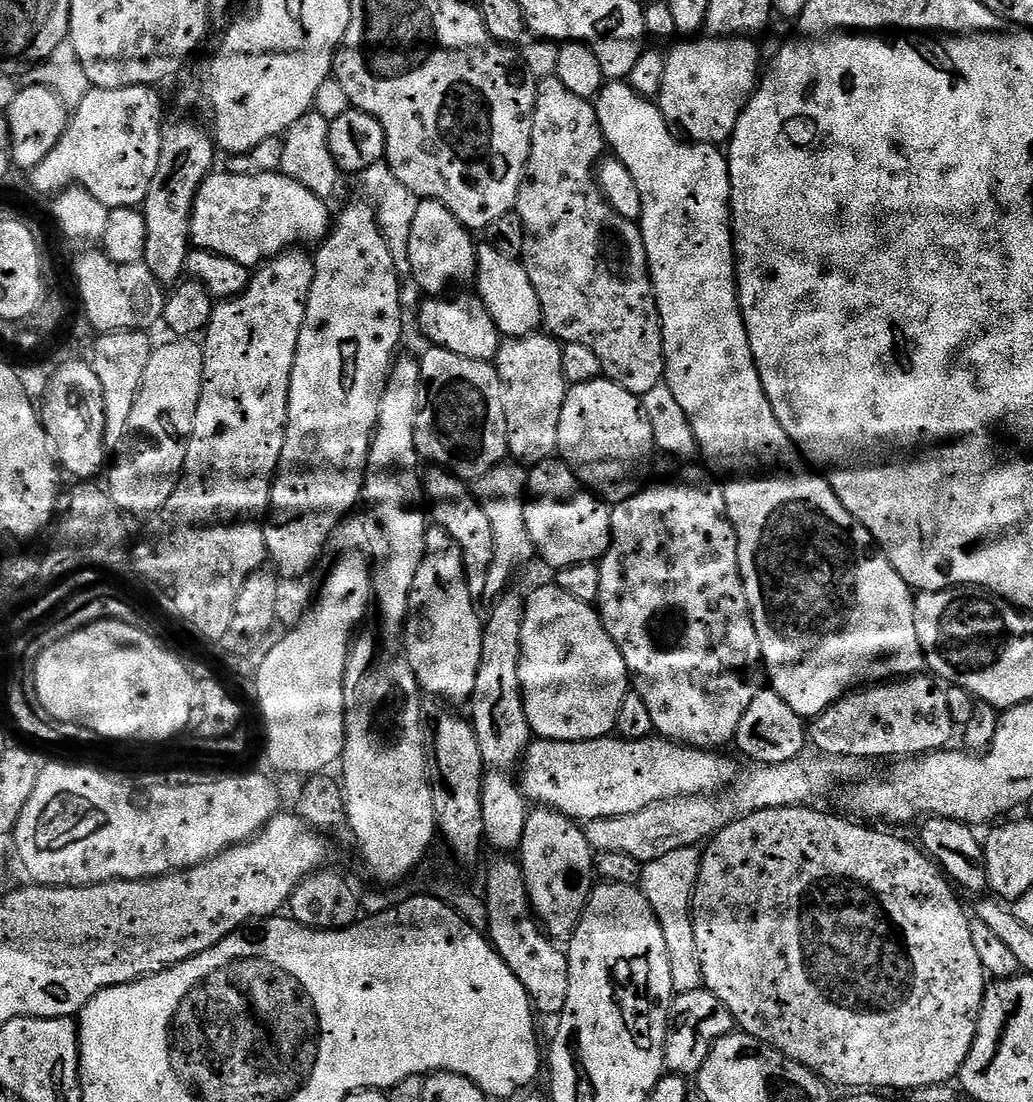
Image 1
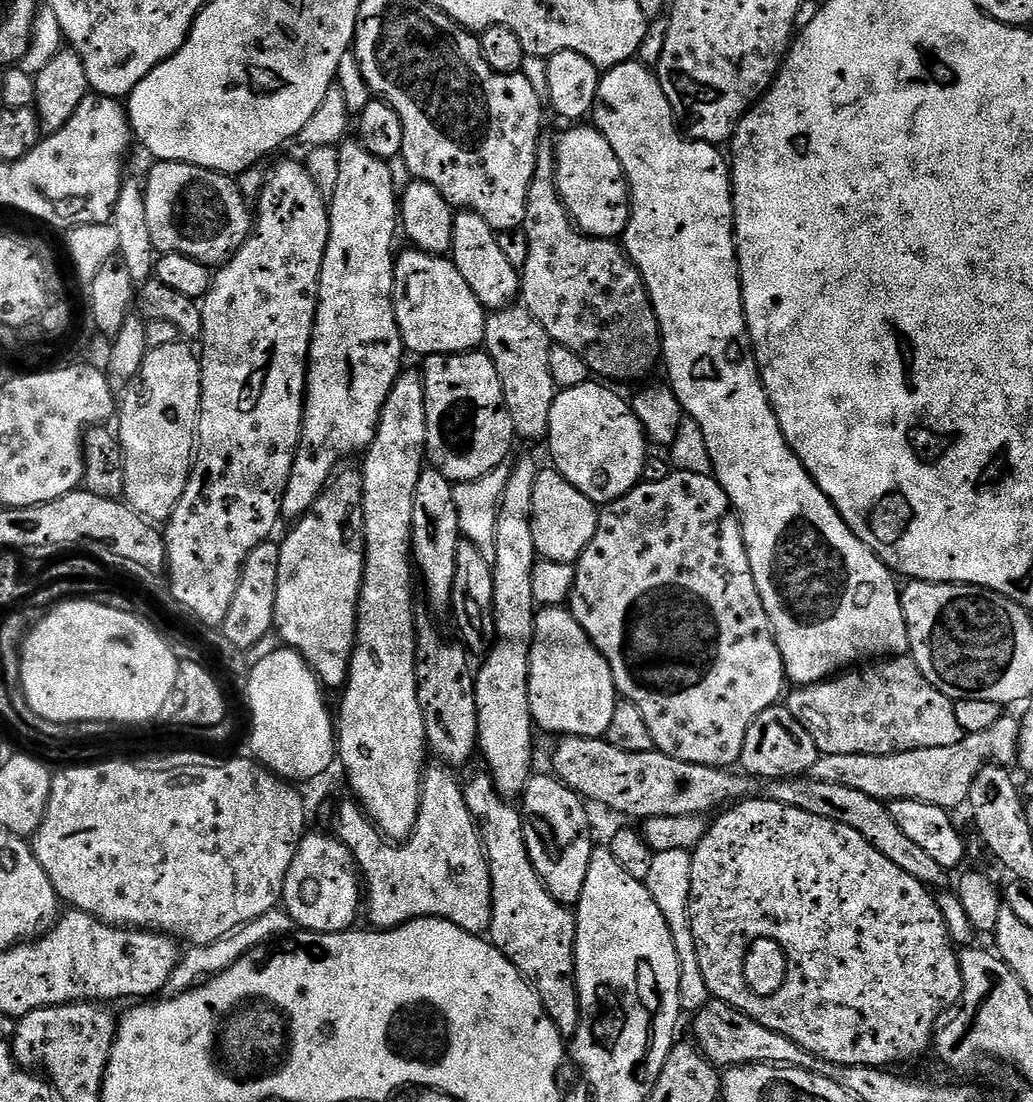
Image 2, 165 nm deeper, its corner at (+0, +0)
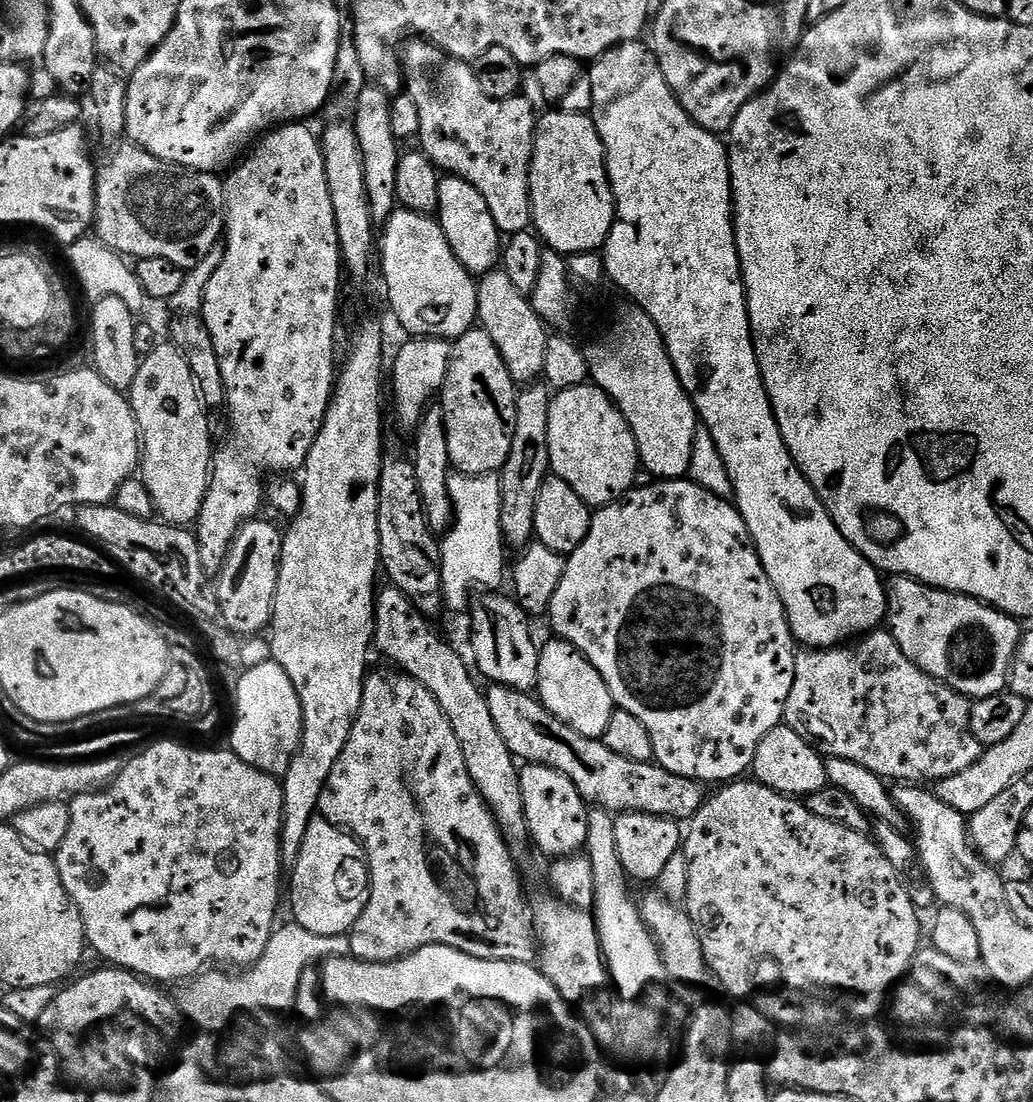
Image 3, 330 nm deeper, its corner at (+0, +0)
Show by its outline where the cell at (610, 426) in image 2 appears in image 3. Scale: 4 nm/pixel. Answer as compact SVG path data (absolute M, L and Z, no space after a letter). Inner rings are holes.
M591 382L561 388L552 396L548 462L551 475L562 478L562 482L566 482L566 486L570 486L570 490L574 490L574 494L593 510L604 508L631 492L634 474L641 467L636 439L626 418L617 410L613 400Z

